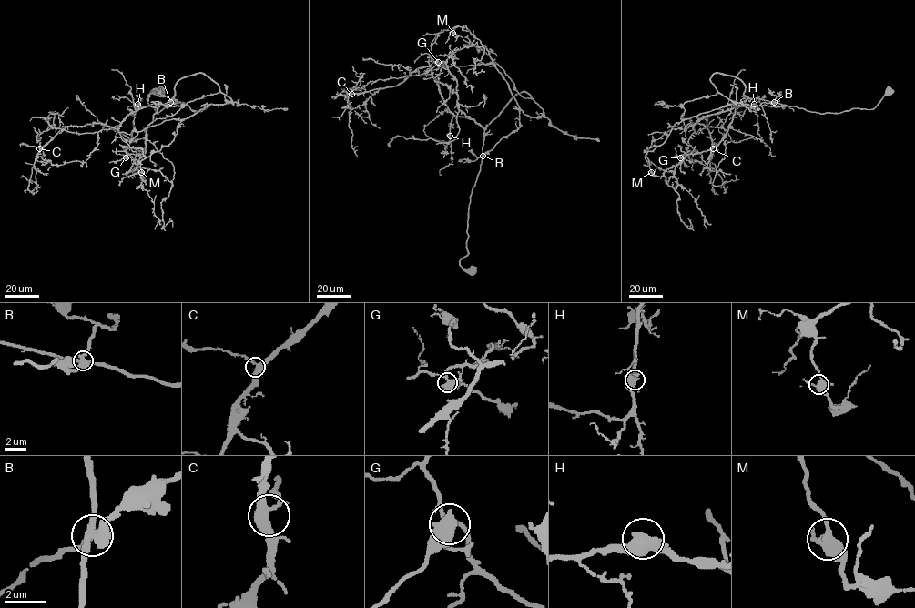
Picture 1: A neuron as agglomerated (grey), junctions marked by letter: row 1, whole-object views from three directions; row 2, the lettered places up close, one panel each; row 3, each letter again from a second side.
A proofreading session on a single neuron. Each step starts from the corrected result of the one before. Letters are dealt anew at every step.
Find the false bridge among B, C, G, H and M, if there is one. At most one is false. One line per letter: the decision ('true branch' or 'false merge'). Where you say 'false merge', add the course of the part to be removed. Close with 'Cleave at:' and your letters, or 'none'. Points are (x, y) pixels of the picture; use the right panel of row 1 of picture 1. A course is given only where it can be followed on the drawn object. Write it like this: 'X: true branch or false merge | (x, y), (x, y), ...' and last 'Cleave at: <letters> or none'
B: true branch
C: true branch
G: true branch
H: true branch
M: true branch
Cleave at: none

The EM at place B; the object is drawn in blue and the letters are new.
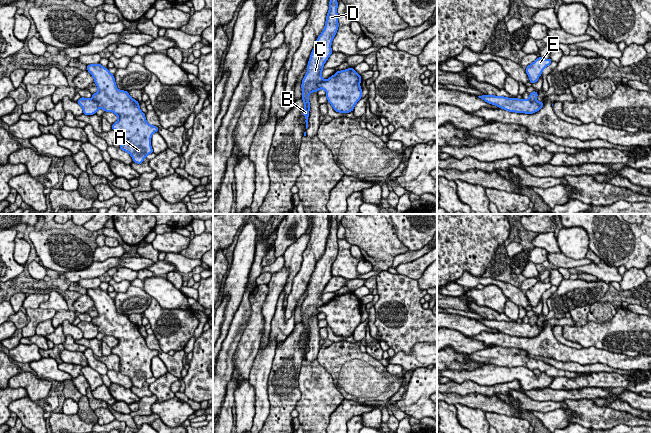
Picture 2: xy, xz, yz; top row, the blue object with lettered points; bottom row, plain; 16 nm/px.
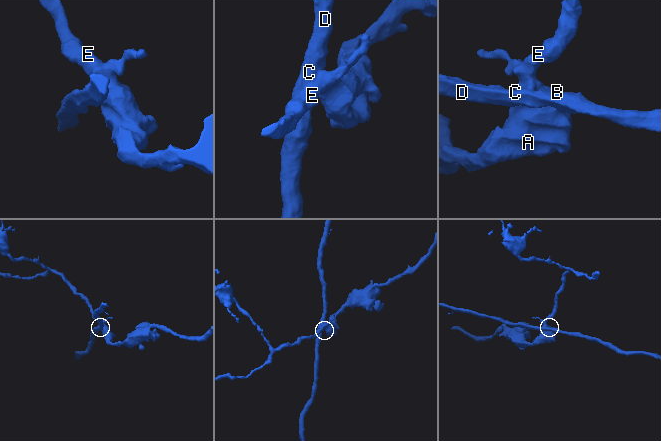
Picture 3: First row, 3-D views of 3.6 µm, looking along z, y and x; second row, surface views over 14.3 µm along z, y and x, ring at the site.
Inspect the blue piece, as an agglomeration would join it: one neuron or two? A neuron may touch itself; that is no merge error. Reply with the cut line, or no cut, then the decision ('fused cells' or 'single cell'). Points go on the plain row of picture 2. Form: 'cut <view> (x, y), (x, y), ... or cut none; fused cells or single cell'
cut none; single cell

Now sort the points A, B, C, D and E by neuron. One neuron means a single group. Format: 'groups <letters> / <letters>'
groups A B C D E

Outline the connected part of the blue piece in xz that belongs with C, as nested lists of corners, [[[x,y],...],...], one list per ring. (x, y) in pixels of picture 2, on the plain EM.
[[[331,214],[329,235],[327,237],[324,254],[315,266],[308,285],[307,297],[302,304],[302,324],[304,326],[303,339],[306,344],[306,353],[309,350],[308,341],[310,334],[309,319],[318,316],[319,313],[326,315],[326,322],[336,336],[352,336],[356,327],[362,322],[360,311],[361,299],[351,291],[337,295],[333,300],[325,304],[321,300],[323,290],[332,278],[331,268],[339,248],[337,238],[337,215]]]

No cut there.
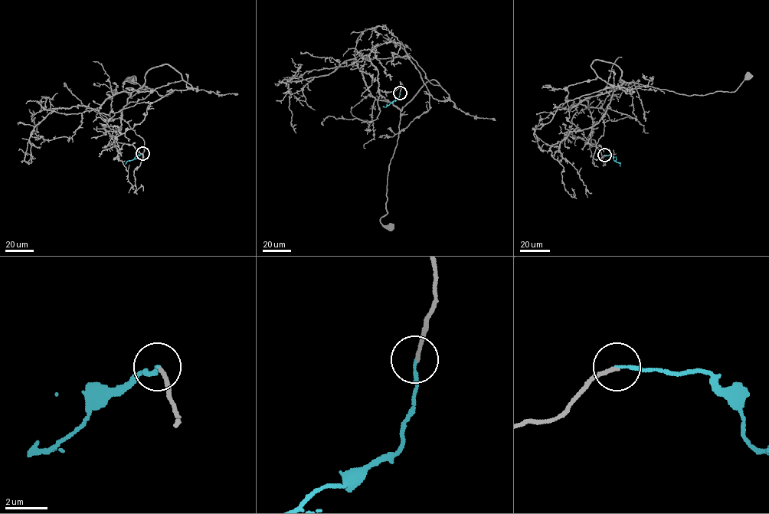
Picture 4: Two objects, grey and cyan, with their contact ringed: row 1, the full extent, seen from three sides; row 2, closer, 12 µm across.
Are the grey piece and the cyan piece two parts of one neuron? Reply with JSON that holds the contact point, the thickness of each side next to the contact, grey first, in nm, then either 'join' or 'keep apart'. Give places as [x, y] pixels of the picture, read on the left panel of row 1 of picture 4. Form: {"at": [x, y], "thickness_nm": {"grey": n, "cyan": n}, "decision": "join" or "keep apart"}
{"at": [142, 153], "thickness_nm": {"grey": 170, "cyan": 130}, "decision": "join"}

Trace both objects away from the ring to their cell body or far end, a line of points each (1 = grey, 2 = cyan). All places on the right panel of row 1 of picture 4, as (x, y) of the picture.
1: (604, 155), (593, 158), (603, 135), (603, 116), (613, 91), (624, 83), (705, 95), (734, 92), (747, 76)
2: (604, 155), (611, 155), (614, 161), (620, 163), (620, 166)

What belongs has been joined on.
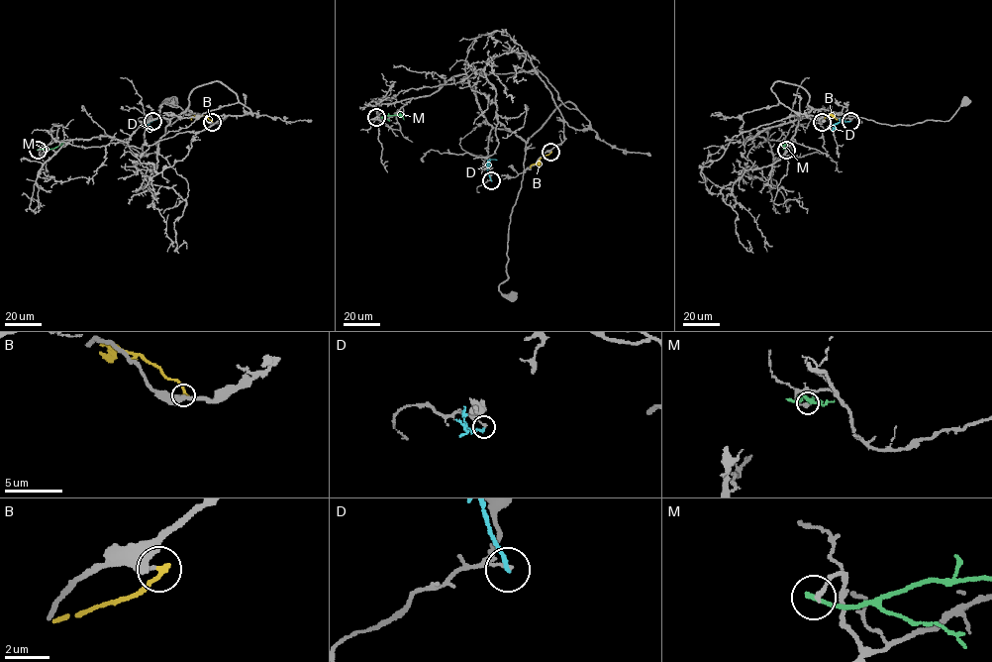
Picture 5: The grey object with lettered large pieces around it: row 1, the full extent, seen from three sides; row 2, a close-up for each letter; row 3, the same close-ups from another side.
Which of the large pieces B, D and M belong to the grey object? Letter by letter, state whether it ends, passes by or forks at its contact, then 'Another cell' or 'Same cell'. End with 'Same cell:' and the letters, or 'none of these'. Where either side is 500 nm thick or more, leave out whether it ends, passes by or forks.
B: It ends there. Another cell
D: It ends there. Another cell
M: It ends there. Another cell
Same cell: none of these

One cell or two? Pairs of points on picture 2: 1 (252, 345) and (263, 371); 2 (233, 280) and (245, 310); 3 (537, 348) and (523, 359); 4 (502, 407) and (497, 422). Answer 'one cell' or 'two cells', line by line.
1: two cells
2: two cells
3: two cells
4: two cells

